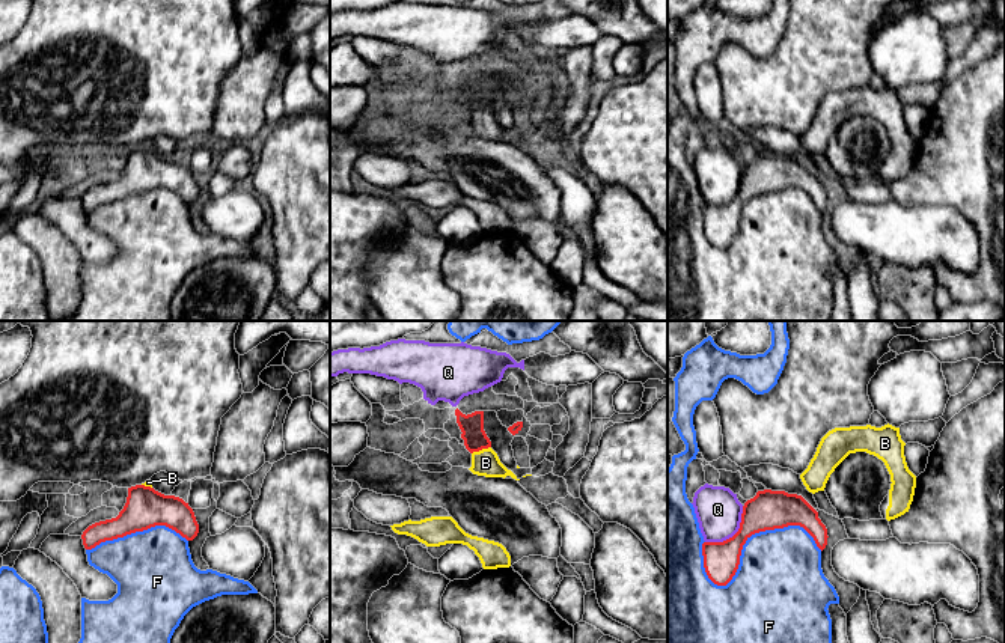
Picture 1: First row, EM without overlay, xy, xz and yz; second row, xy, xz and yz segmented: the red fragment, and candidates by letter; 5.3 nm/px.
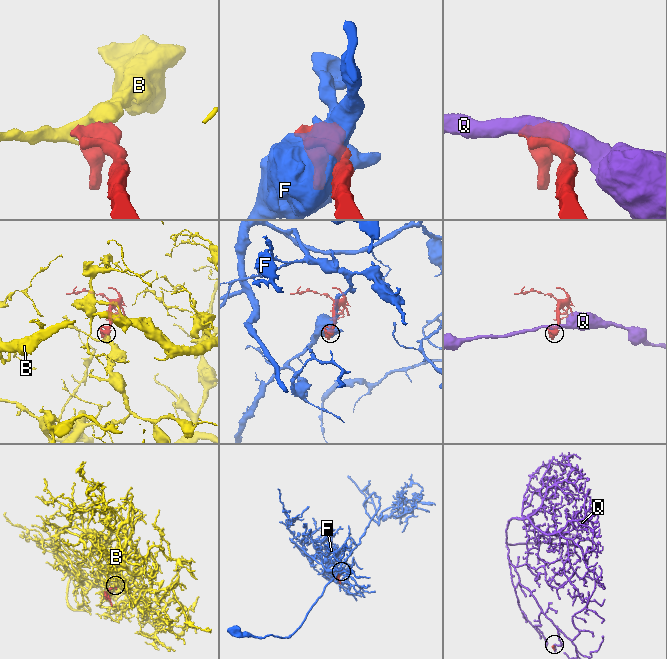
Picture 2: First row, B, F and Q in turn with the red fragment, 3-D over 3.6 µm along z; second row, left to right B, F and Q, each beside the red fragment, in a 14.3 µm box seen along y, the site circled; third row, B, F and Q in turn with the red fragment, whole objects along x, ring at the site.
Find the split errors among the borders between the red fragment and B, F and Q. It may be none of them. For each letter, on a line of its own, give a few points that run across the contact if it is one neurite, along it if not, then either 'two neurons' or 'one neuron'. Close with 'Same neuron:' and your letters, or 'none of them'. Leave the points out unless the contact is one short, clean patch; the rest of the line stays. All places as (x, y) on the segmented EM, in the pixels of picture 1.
B: xz (475, 438), (481, 449), (485, 463) | one neuron
F: two neurons
Q: two neurons
Same neuron: B

